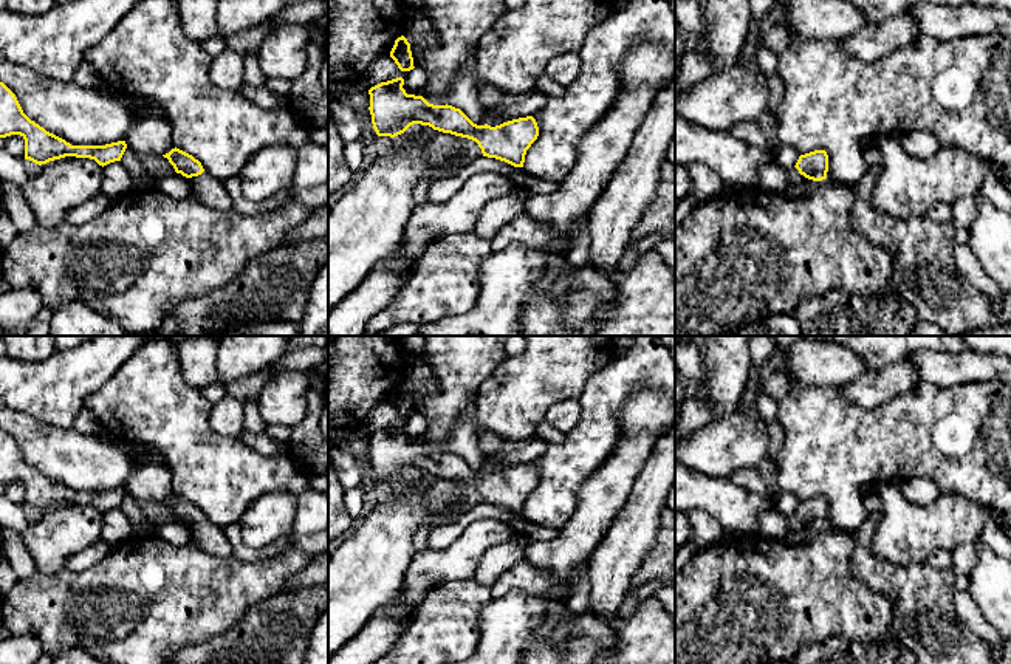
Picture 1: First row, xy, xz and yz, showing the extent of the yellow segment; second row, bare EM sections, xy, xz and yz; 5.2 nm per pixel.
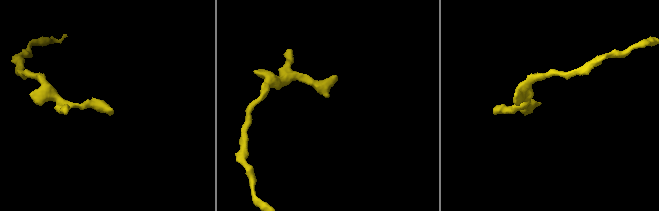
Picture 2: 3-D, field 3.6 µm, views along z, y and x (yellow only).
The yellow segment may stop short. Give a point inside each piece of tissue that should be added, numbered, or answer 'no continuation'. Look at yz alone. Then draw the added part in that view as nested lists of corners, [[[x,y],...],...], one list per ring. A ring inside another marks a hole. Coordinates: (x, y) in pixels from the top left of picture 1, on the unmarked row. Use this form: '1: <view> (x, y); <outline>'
1: yz (795, 525); [[[796,514],[788,517],[788,536],[787,540],[799,545],[797,534],[805,528],[805,523],[799,520]]]

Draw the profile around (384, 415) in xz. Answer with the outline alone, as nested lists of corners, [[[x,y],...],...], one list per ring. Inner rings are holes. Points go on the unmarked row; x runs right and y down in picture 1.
[[[382,402],[372,410],[370,416],[356,429],[356,433],[370,436],[372,433],[396,424],[406,424],[407,418],[401,418],[390,402]]]

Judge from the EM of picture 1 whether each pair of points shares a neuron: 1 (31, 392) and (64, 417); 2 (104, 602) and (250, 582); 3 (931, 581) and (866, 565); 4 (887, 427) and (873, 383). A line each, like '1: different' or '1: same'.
1: same
2: same
3: same
4: different

